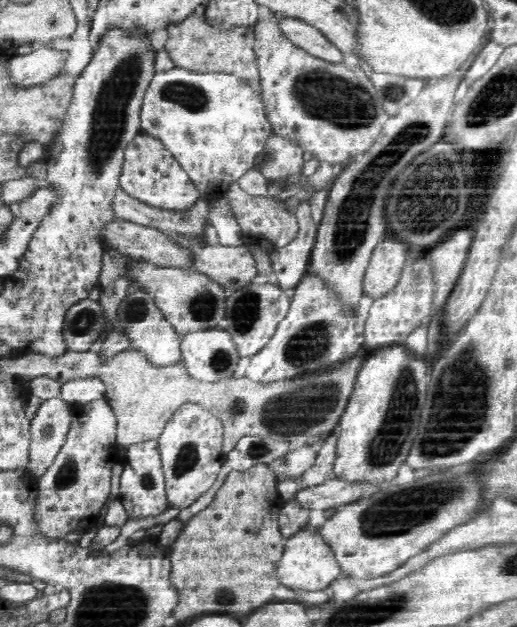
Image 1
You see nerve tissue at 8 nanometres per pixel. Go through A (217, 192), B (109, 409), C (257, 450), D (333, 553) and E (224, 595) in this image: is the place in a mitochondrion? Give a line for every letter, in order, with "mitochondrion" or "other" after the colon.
A: other
B: other
C: mitochondrion
D: other
E: mitochondrion

